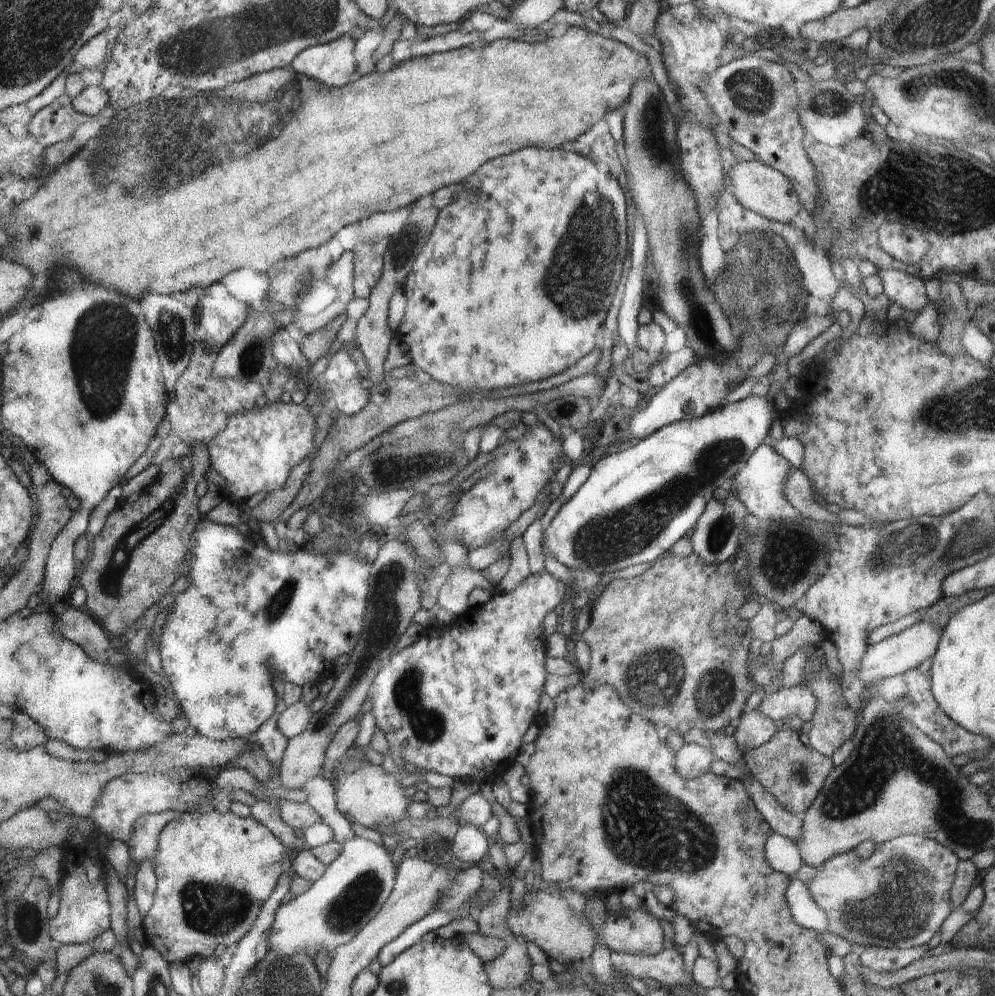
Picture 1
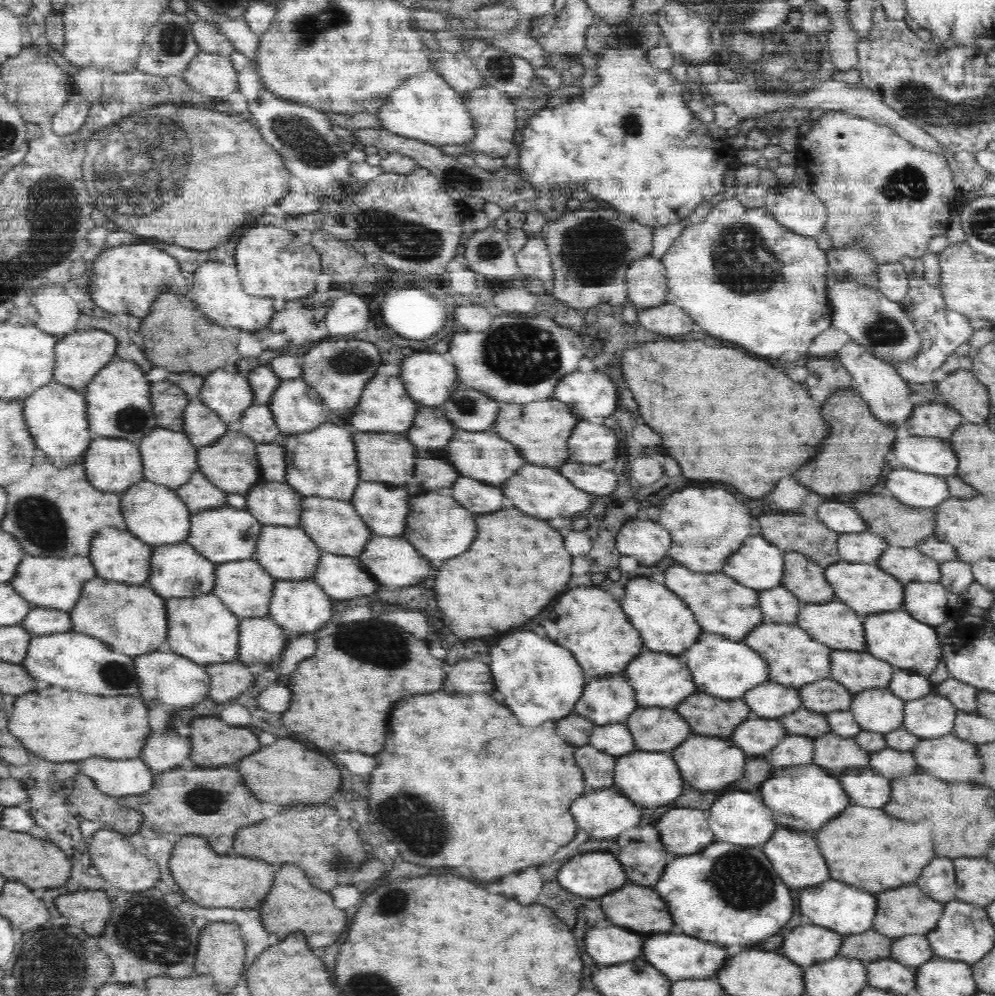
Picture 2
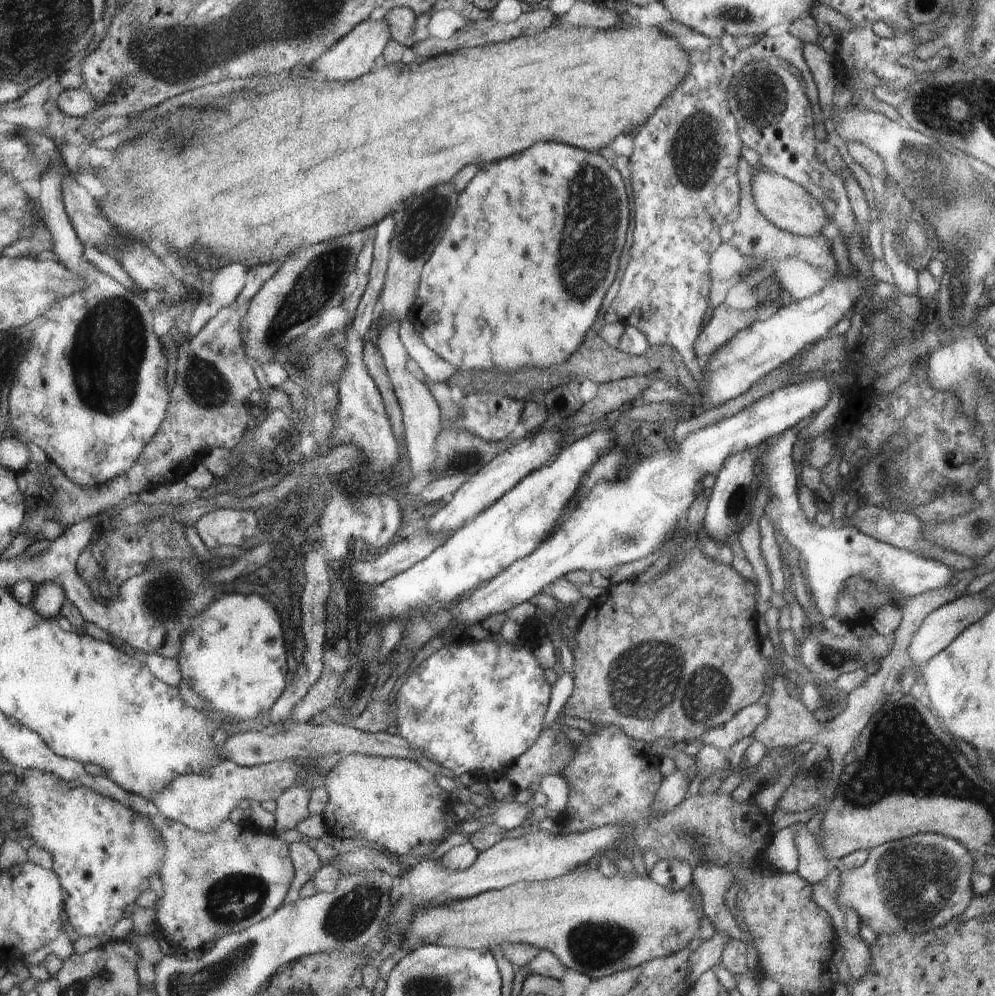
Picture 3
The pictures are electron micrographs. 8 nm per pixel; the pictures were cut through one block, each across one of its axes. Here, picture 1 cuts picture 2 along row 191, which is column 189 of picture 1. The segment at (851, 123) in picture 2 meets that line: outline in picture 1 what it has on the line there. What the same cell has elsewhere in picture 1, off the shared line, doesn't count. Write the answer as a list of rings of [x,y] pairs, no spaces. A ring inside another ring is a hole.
[[[216,809],[214,812],[196,811],[195,813],[183,814],[176,818],[176,820],[172,820],[166,826],[164,832],[162,832],[162,838],[160,838],[160,850],[158,850],[158,856],[156,856],[155,862],[156,874],[158,875],[158,888],[155,894],[154,904],[149,910],[148,915],[144,918],[143,926],[150,945],[160,951],[170,963],[184,962],[188,964],[195,956],[211,957],[218,950],[218,946],[222,946],[222,944],[228,947],[238,944],[250,932],[250,928],[254,926],[254,922],[258,918],[262,904],[268,900],[268,897],[272,894],[274,888],[276,888],[278,876],[282,874],[282,862],[284,862],[282,858],[284,858],[284,846],[282,846],[282,842],[252,815],[240,817],[234,812],[223,814],[223,812]]]

